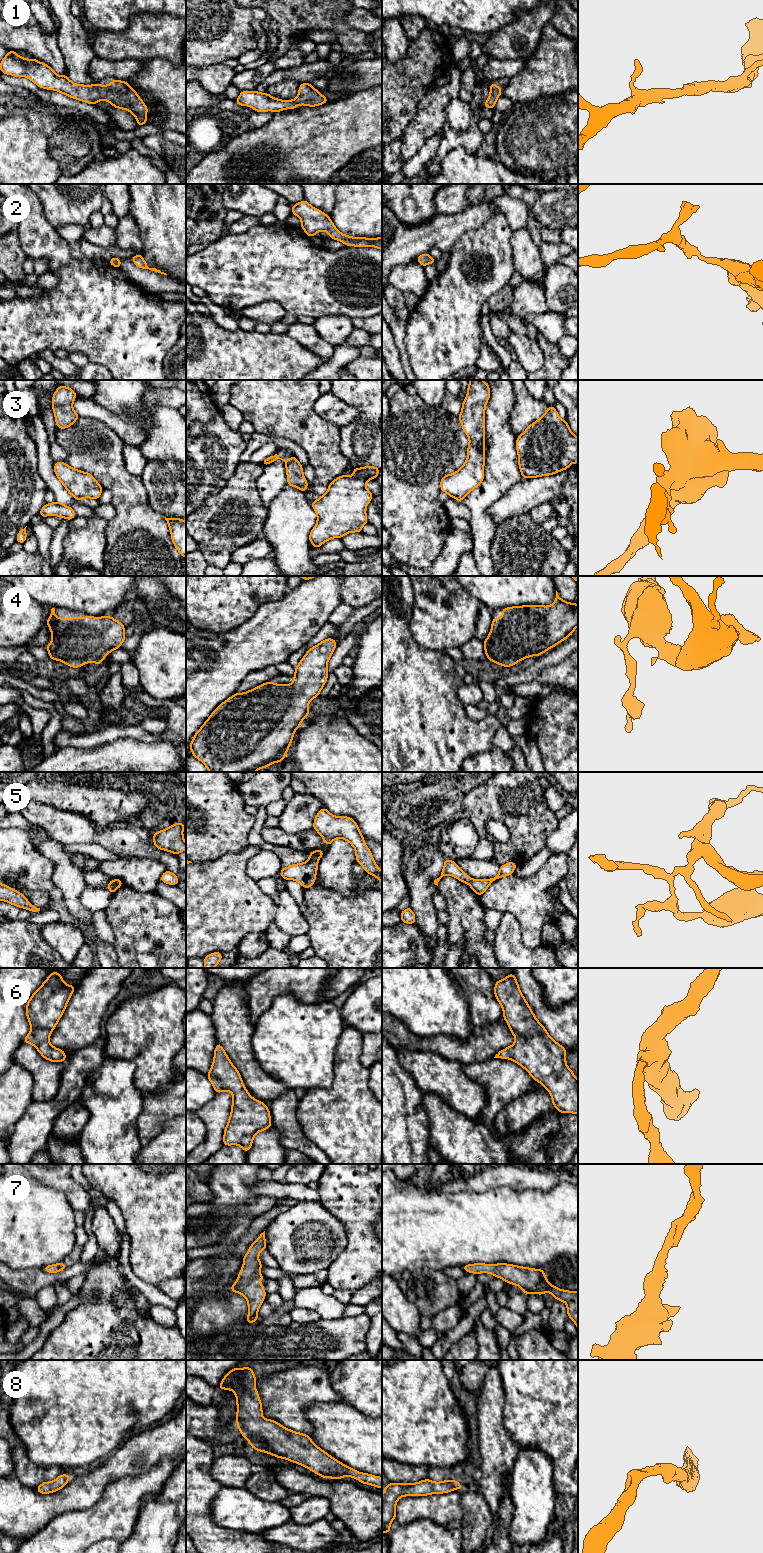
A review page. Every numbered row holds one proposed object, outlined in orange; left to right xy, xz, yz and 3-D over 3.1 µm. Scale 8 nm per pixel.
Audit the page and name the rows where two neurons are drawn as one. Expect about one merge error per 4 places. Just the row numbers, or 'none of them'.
3, 5

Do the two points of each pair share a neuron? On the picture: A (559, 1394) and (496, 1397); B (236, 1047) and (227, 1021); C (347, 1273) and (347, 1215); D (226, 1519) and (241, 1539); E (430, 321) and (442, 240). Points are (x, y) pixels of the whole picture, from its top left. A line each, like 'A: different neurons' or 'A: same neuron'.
A: different neurons
B: same neuron
C: same neuron
D: different neurons
E: different neurons

